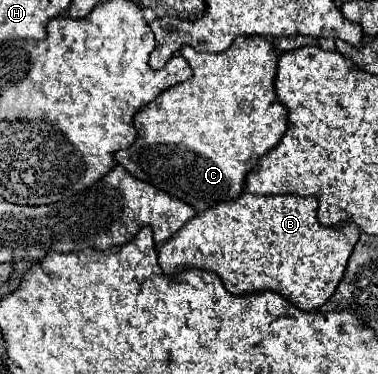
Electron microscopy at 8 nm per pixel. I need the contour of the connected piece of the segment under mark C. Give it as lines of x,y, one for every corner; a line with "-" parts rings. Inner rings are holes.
239,36
219,54
197,52
191,46
181,48
181,56
189,62
193,78
167,88
151,104
135,116
139,132
133,146
115,154
115,160
135,178
157,186
159,190
187,202
197,212
217,206
225,200
235,200
245,190
245,178
257,160
269,152
287,132
287,108
275,94
277,58
279,52
269,38

